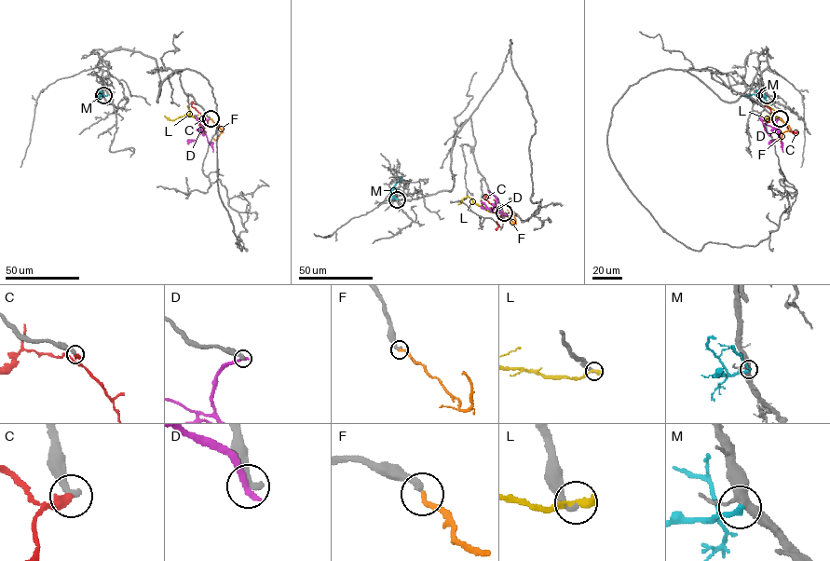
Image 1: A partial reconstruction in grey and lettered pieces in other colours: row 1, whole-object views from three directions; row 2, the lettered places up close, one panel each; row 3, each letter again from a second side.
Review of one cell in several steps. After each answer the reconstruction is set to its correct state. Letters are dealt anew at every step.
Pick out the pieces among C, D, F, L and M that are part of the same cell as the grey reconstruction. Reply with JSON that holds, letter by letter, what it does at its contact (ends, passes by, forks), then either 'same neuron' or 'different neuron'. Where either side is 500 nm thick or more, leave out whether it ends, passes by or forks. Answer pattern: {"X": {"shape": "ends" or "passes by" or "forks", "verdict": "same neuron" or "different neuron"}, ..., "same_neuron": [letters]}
{"C": {"shape": "ends", "verdict": "different neuron"}, "D": {"shape": "ends", "verdict": "different neuron"}, "F": {"shape": "ends", "verdict": "different neuron"}, "L": {"shape": "ends", "verdict": "different neuron"}, "M": {"shape": "ends", "verdict": "different neuron"}, "same_neuron": []}

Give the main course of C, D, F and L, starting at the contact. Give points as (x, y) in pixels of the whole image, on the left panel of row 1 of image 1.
C: (210, 118), (201, 118), (191, 105), (193, 102), (196, 104)
D: (210, 118), (201, 128), (201, 123), (203, 135)
F: (210, 118), (222, 129), (218, 138), (213, 138)
L: (210, 118), (189, 115), (170, 120), (164, 116)

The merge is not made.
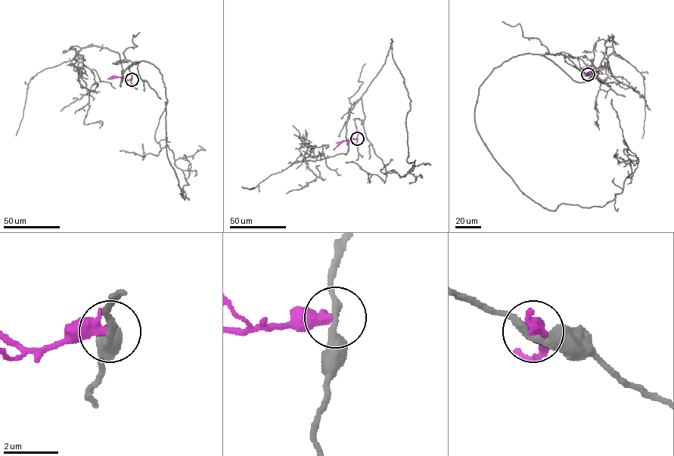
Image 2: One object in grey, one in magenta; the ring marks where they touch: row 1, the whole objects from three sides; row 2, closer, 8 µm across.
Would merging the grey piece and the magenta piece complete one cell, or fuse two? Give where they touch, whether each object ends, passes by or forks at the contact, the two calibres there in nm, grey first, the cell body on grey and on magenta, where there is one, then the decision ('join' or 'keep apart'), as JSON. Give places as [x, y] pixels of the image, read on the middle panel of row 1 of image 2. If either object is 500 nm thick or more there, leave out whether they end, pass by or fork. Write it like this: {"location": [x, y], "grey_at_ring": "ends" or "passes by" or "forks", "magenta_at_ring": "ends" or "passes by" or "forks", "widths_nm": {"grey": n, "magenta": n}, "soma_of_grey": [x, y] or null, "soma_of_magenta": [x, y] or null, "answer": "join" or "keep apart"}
{"location": [357, 138], "grey_at_ring": "passes by", "magenta_at_ring": "ends", "widths_nm": {"grey": 220, "magenta": 420}, "soma_of_grey": null, "soma_of_magenta": null, "answer": "keep apart"}

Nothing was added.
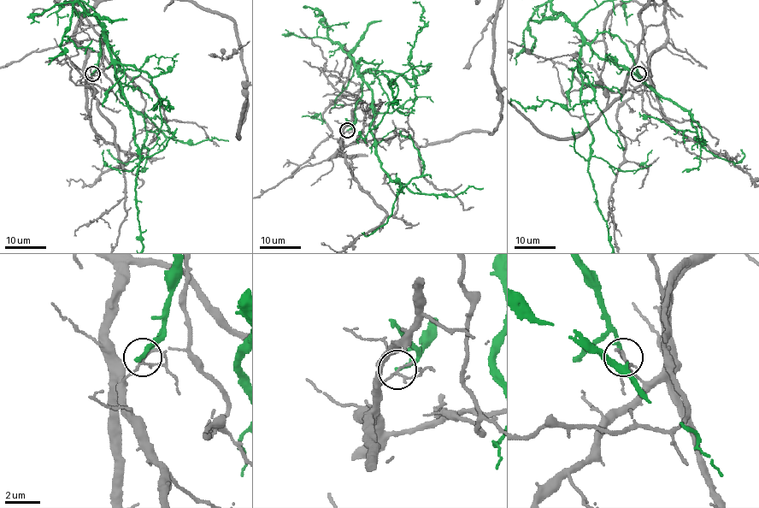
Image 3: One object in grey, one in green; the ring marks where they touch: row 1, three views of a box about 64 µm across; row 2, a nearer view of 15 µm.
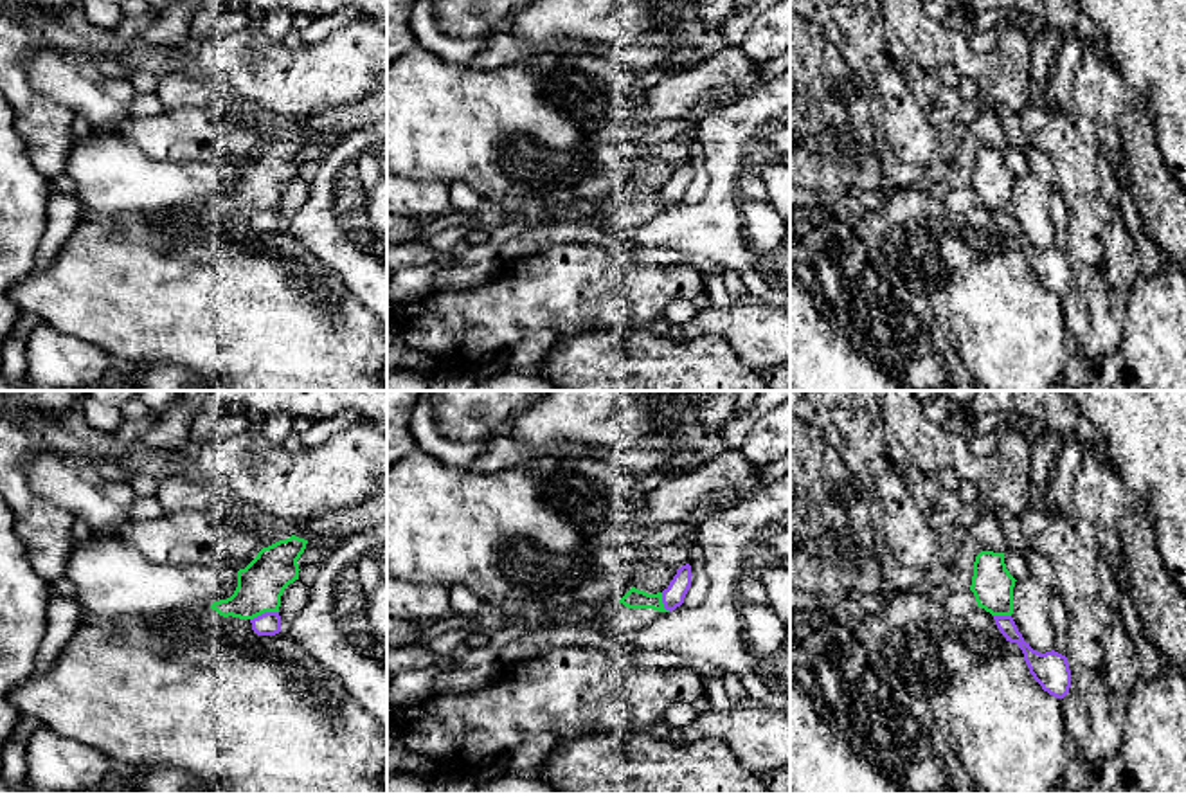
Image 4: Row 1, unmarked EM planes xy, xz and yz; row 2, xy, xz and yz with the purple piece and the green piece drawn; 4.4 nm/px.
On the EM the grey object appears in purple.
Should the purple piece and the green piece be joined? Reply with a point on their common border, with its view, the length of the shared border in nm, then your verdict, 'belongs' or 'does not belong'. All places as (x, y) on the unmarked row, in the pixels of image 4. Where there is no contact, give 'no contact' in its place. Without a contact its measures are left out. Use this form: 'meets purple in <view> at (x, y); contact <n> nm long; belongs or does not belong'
meets purple in xy at (263, 211); contact 130 nm long; does not belong

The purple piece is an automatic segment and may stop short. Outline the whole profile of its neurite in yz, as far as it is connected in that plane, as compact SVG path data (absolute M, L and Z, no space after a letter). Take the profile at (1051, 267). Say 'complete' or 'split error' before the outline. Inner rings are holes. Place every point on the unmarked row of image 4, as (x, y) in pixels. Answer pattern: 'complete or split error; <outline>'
complete; M993 212L997 225L1010 239L1017 239L1024 250L1024 257L1033 275L1044 288L1056 295L1064 295L1071 284L1071 266L1067 254L1051 247L1040 250L1024 238L1011 212Z

